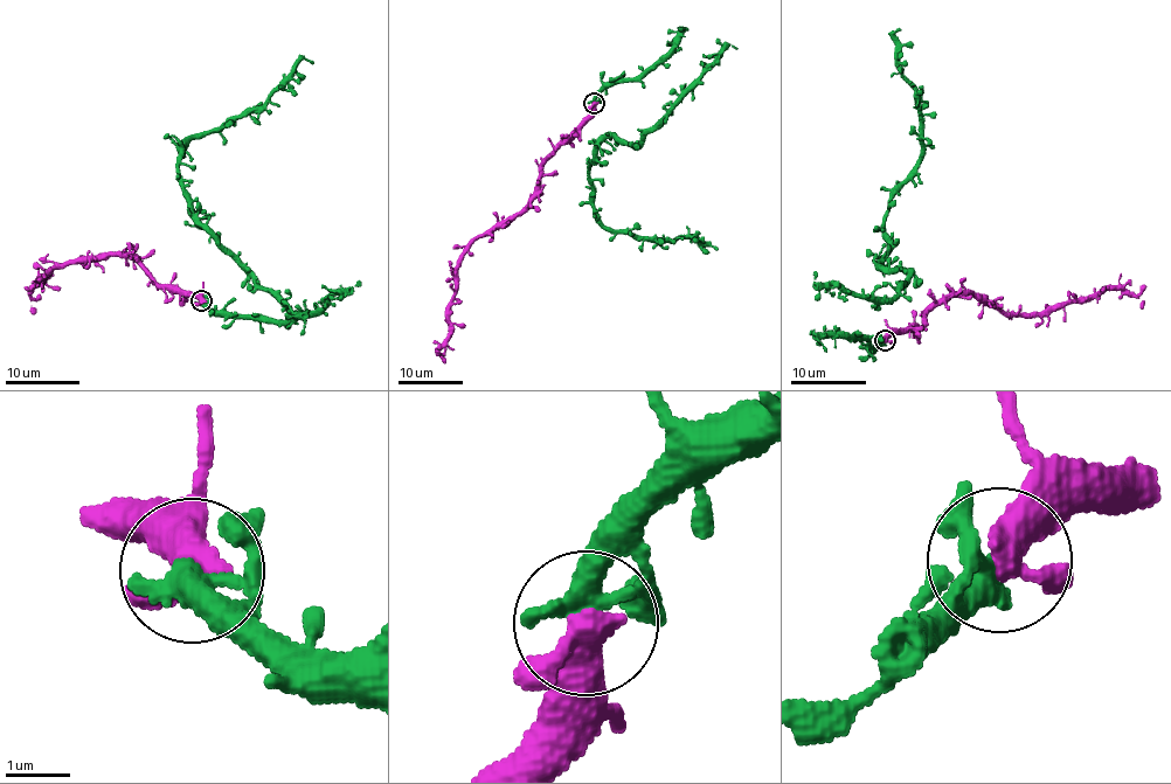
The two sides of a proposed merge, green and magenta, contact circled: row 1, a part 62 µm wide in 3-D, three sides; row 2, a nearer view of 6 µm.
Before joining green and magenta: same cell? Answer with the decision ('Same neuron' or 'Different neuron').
Same neuron

